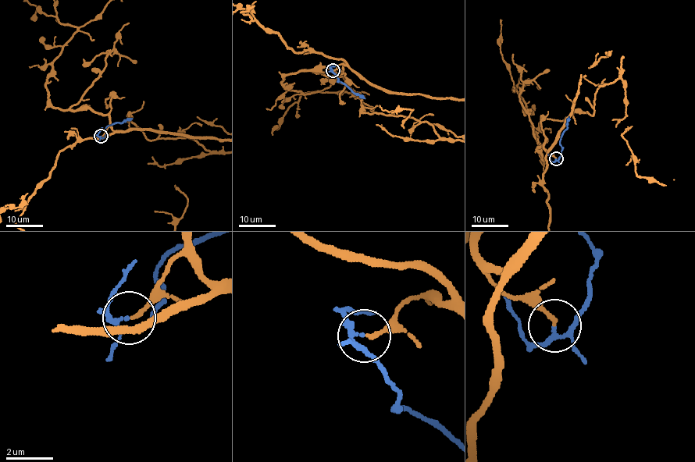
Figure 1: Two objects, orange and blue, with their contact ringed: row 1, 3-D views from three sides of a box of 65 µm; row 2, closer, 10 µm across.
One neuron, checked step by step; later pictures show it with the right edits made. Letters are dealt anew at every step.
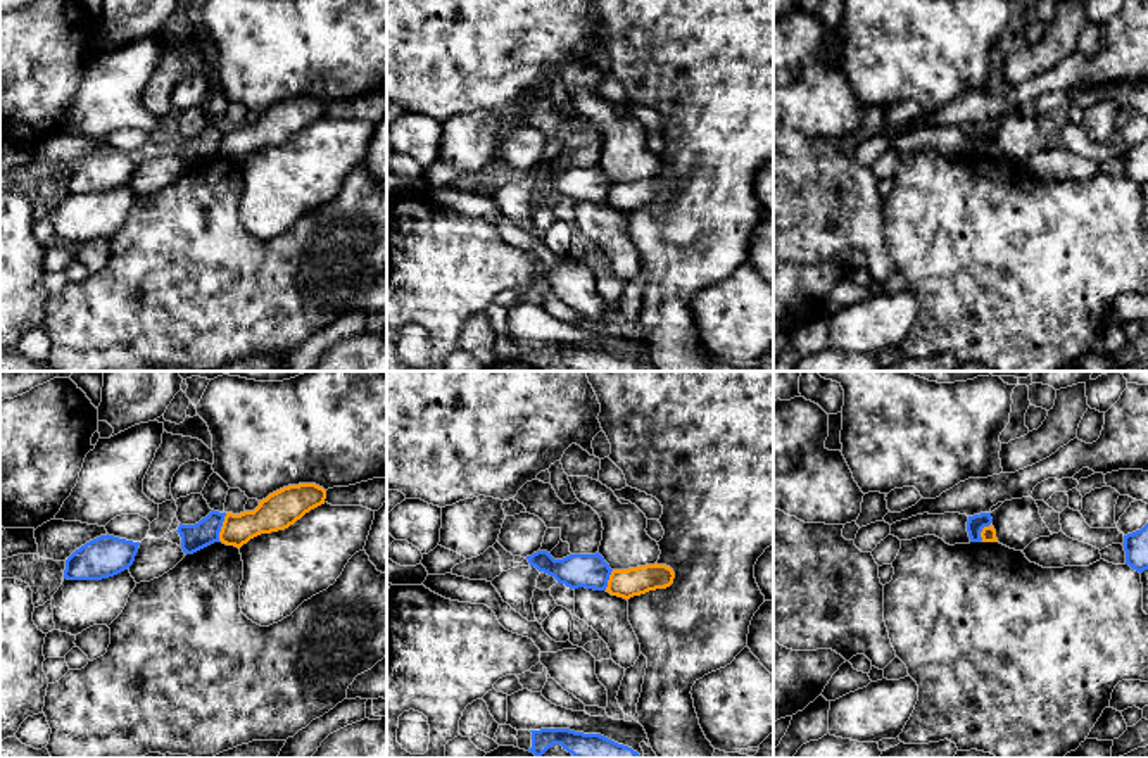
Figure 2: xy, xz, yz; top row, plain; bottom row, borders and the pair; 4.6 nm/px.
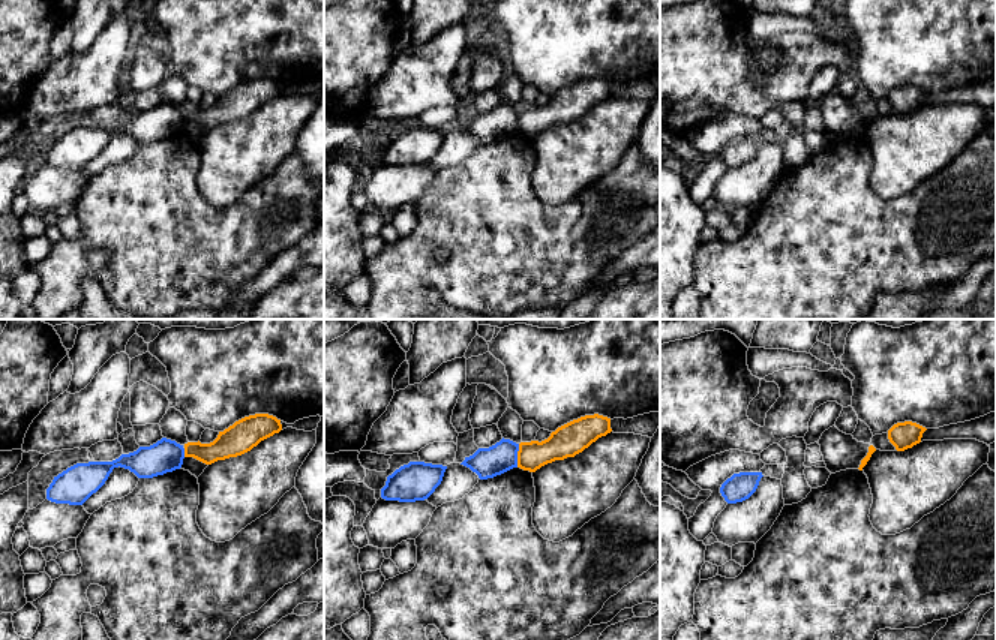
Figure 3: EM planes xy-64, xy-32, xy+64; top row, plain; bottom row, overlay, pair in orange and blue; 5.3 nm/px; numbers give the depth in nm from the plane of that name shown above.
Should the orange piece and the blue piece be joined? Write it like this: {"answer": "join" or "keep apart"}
{"answer": "keep apart"}

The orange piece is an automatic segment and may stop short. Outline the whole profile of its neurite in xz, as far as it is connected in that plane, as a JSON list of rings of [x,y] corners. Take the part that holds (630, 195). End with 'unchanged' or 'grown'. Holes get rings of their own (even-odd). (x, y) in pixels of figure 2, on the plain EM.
[[[646,178],[628,183],[613,183],[606,205],[623,212],[646,207],[656,202],[666,202],[673,197],[675,186],[666,178]]] | unchanged

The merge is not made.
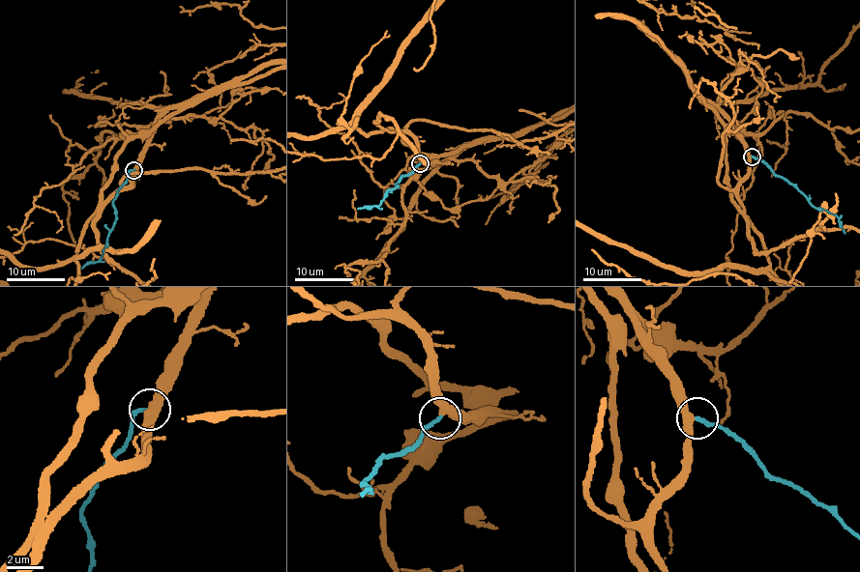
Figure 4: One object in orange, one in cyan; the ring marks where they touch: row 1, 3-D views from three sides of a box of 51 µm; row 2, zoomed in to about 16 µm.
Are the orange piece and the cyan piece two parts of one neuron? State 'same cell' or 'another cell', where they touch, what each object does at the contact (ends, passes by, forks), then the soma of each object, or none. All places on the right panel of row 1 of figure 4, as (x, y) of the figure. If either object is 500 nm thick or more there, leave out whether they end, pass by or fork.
same cell | (752, 157) | orange passes by | cyan ends | orange none | cyan none

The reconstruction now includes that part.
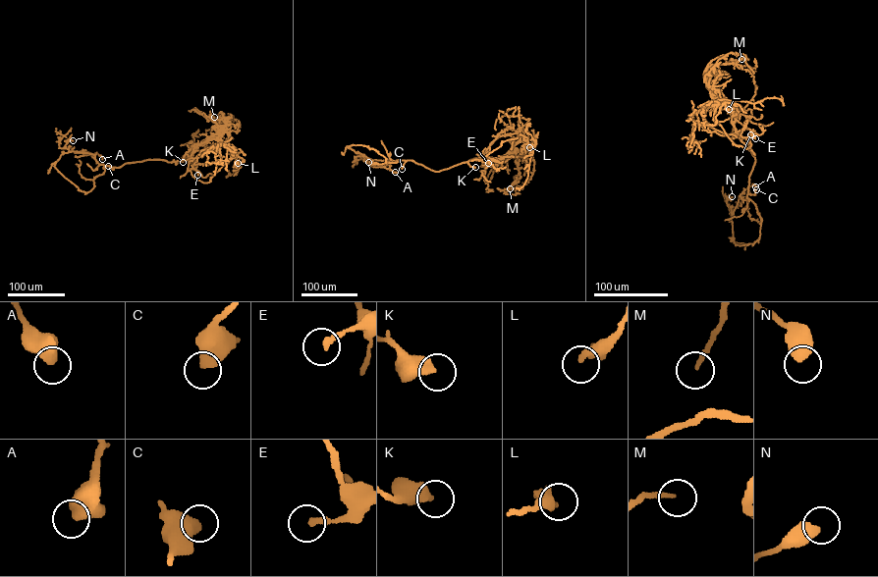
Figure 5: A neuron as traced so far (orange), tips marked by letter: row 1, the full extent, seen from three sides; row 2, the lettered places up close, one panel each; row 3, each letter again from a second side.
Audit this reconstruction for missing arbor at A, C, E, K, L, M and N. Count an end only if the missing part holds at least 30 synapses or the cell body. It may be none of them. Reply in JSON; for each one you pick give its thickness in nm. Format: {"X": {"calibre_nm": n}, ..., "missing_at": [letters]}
{"missing_at": []}

